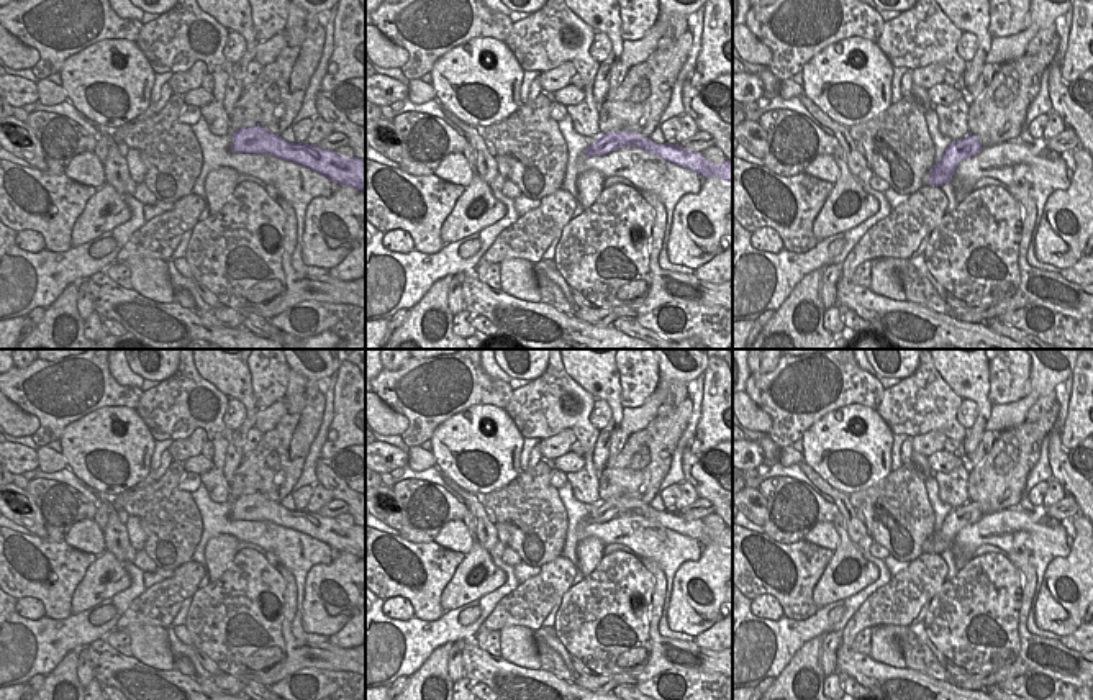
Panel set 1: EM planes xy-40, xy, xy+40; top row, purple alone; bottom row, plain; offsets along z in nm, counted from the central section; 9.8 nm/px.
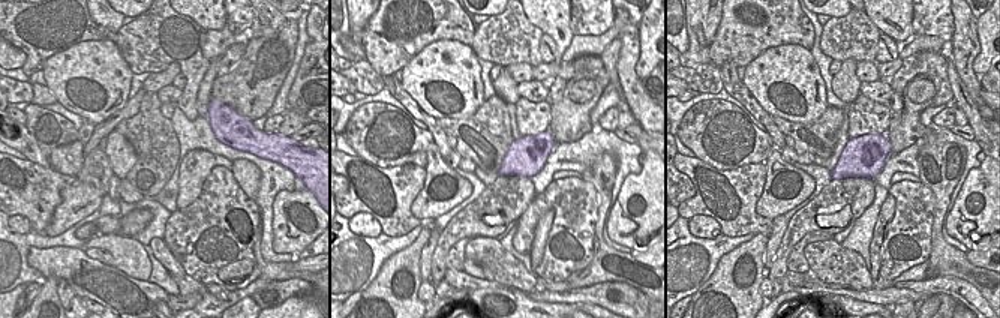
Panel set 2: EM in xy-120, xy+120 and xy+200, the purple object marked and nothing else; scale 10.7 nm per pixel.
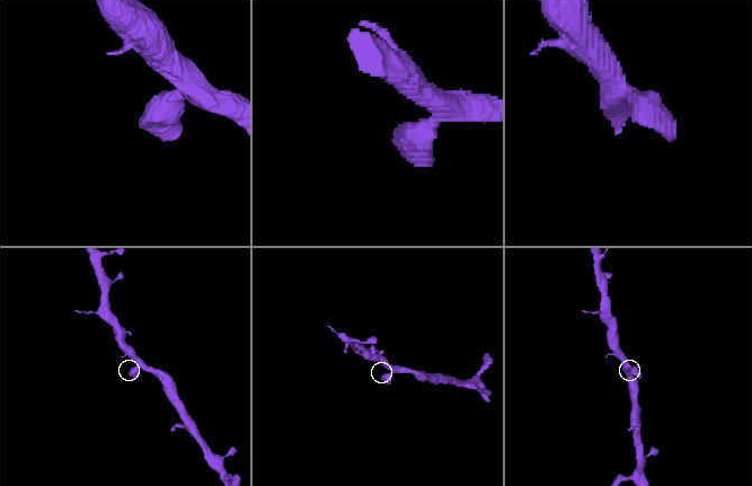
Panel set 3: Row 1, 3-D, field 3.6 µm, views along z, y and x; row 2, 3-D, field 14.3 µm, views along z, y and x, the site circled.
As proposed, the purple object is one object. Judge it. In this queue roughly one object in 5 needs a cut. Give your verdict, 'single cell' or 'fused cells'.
single cell

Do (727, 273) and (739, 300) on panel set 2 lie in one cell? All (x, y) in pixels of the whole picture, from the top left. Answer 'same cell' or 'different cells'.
same cell

